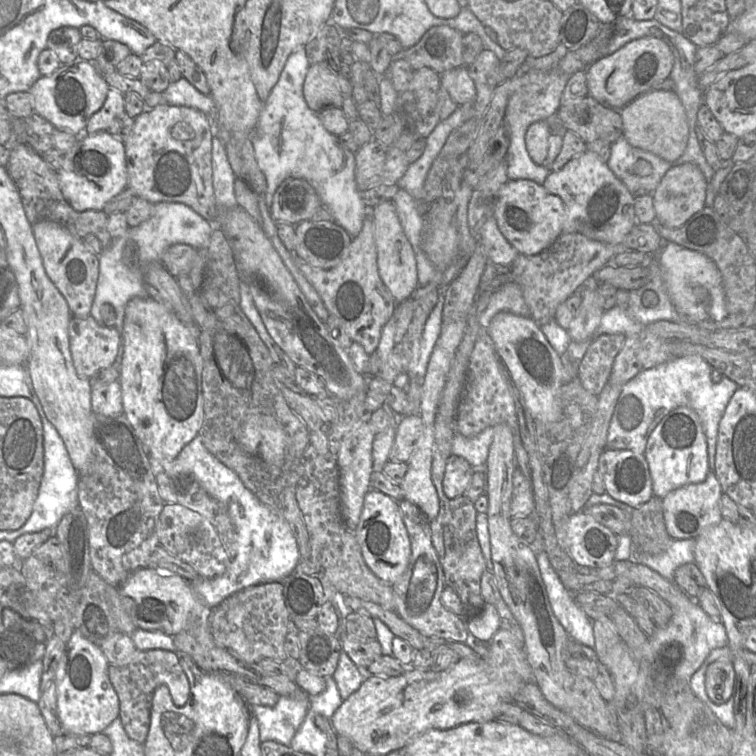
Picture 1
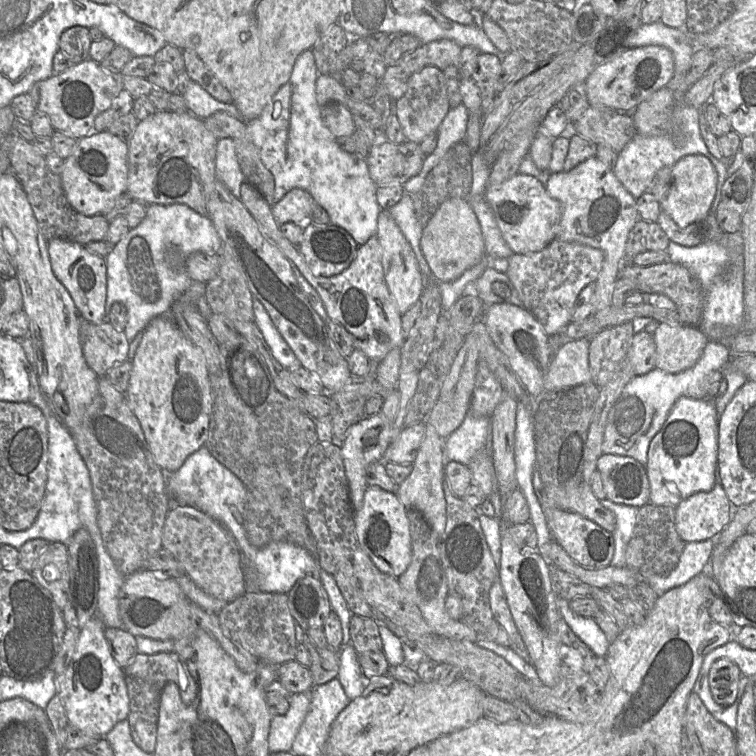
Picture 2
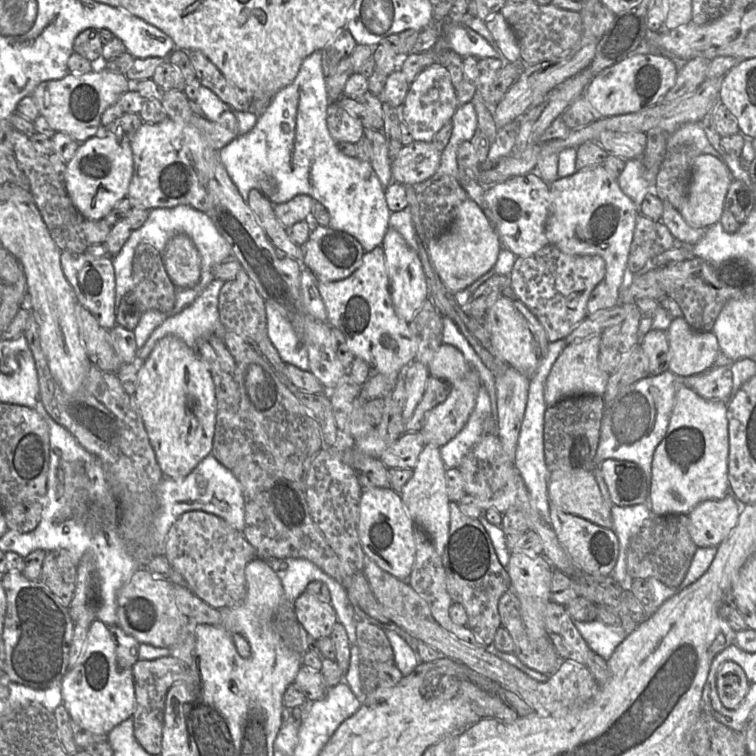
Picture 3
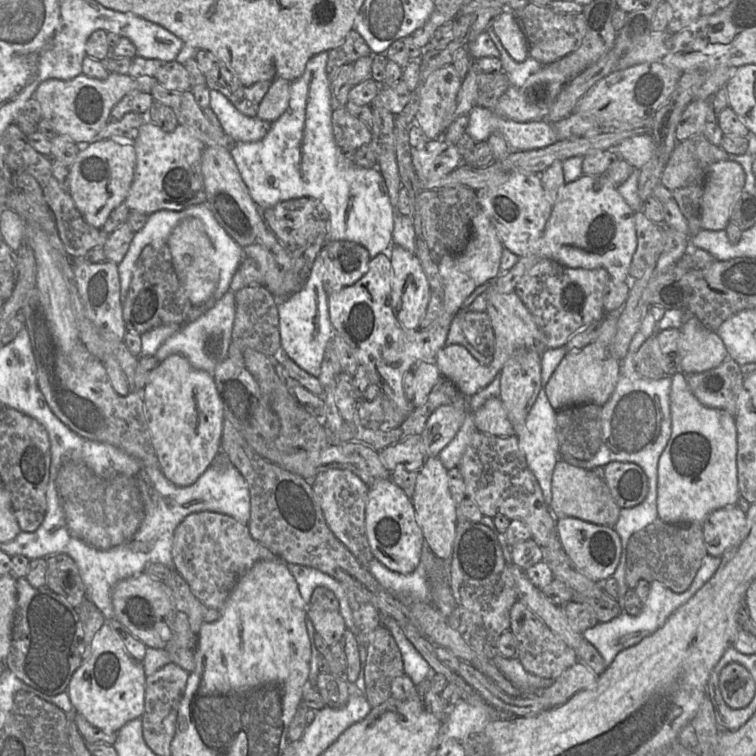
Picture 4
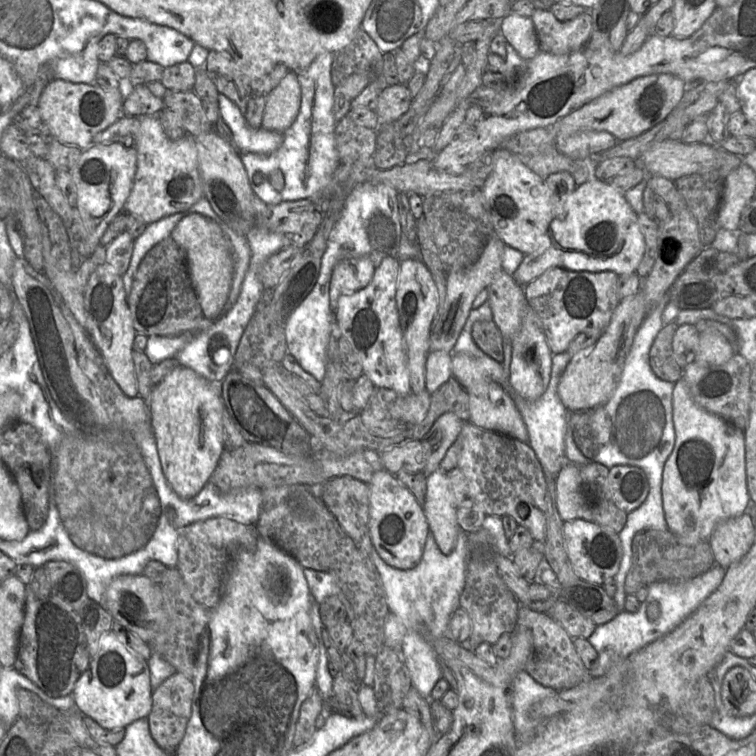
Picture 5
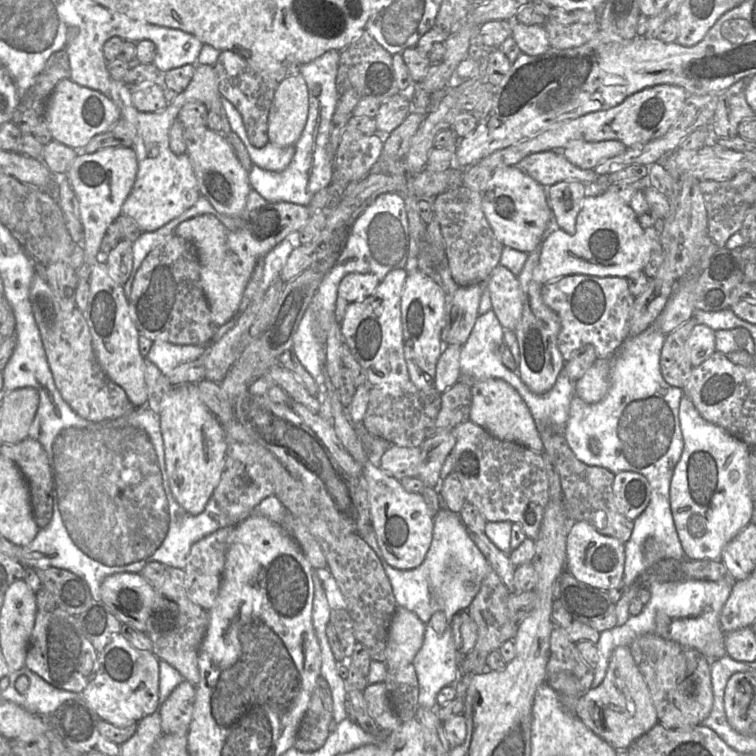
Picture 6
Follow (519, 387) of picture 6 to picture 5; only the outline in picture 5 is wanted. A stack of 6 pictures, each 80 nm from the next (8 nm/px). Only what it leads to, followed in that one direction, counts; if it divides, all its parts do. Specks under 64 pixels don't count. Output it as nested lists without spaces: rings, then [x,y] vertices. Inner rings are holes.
[[[567,351],[553,354],[550,383],[547,390],[539,399],[528,401],[517,393],[509,393],[522,414],[529,434],[528,445],[535,452],[542,466],[547,483],[548,479],[556,478],[565,461],[564,440],[567,433],[567,419],[570,411],[567,410],[559,397],[558,384],[569,361],[570,354]]]

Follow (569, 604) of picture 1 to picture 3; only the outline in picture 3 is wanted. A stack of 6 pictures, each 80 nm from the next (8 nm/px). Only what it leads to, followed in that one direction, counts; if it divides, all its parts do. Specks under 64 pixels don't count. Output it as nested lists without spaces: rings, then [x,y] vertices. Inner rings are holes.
[[[599,620],[589,622],[574,621],[574,625],[587,643],[591,651],[608,660],[615,648],[628,636],[634,628],[609,626]]]

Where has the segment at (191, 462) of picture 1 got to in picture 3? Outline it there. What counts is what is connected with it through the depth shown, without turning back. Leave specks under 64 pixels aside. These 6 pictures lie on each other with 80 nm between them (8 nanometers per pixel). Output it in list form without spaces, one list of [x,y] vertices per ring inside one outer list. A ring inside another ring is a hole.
[[[211,454],[206,456],[183,479],[163,477],[157,486],[157,510],[150,527],[152,556],[165,555],[169,529],[185,512],[204,511],[225,520],[231,527],[242,532],[245,525],[245,508],[242,486],[233,473]]]

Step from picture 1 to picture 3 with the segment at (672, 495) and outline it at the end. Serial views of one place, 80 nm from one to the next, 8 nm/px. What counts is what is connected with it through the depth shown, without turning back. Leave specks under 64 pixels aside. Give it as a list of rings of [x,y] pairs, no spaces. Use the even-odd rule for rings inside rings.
[[[731,493],[722,499],[702,501],[687,514],[693,542],[698,547],[717,547],[736,526],[739,514]]]

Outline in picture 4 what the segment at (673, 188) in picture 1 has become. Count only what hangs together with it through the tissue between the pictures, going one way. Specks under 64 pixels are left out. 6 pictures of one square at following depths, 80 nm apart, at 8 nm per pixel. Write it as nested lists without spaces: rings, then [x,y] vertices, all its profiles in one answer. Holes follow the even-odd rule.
[[[733,161],[715,162],[707,168],[700,205],[700,229],[725,230],[731,207],[744,191],[745,172]]]

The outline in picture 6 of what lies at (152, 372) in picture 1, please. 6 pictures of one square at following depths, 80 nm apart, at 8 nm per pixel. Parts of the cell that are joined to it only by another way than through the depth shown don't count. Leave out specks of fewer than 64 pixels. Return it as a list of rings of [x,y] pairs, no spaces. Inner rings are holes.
[[[195,384],[173,386],[161,400],[159,419],[164,443],[165,467],[172,495],[186,512],[198,515],[213,496],[214,489],[218,485],[225,467],[228,440],[224,428],[200,400]]]

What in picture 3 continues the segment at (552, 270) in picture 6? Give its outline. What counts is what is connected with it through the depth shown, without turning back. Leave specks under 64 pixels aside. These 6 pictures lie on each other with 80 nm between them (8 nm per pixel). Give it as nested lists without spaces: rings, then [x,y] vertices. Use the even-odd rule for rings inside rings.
[[[603,165],[576,171],[549,184],[551,212],[545,233],[550,245],[572,255],[598,255],[605,262],[603,281],[613,297],[618,297],[631,276],[627,268],[636,219],[637,206],[620,189]]]

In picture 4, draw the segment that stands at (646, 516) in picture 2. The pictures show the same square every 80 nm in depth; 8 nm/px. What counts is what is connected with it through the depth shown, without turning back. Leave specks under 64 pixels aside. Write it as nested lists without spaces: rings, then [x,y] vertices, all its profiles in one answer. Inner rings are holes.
[[[660,518],[632,534],[626,556],[625,581],[634,589],[639,580],[659,581],[680,593],[692,583],[702,560],[708,554],[699,523],[670,523]]]

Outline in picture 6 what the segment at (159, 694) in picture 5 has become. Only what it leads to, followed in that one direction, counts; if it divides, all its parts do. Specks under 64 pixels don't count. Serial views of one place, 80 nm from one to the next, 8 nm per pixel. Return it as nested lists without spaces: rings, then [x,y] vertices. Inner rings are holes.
[[[183,680],[159,706],[162,733],[187,734],[194,698],[195,686]]]

